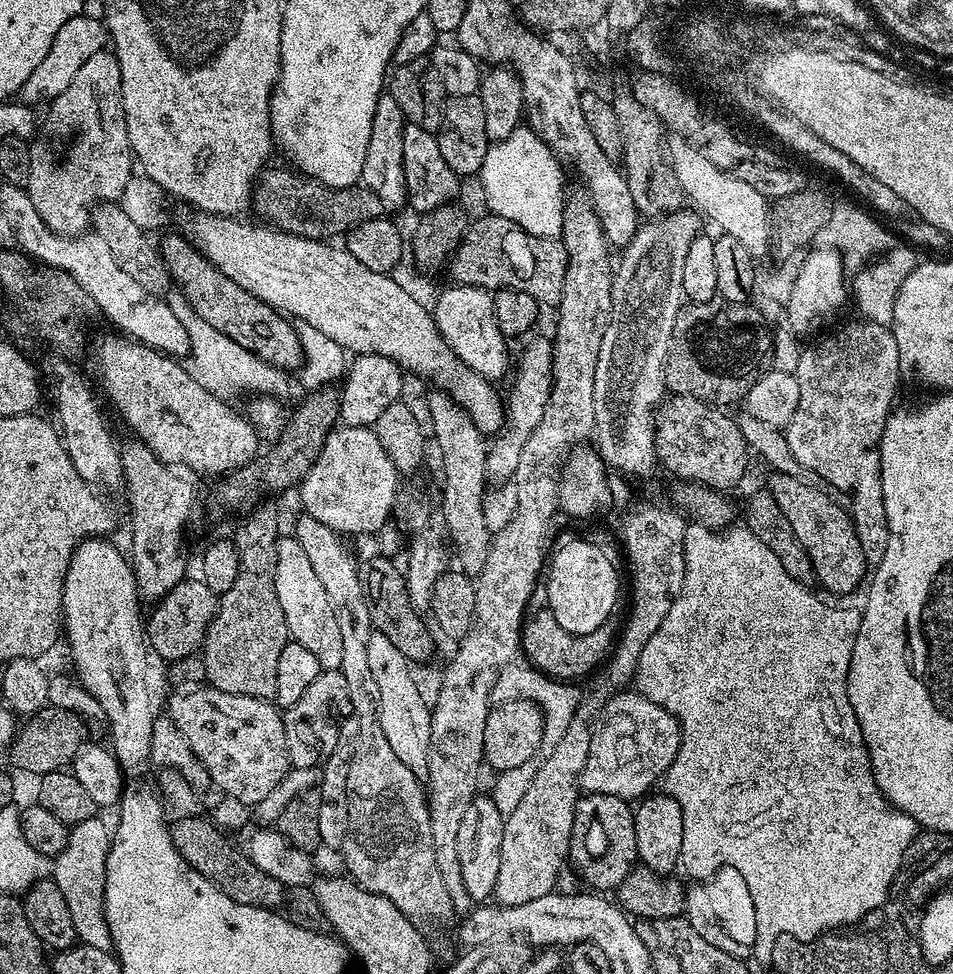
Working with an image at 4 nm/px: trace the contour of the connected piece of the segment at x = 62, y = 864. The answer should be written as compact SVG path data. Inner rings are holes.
M94 815L88 821L71 825L68 844L55 856L50 876L56 881L58 890L62 890L66 906L70 906L77 941L95 948L108 948L110 937L104 917L104 867L112 838L109 825L107 828L100 819L99 815Z

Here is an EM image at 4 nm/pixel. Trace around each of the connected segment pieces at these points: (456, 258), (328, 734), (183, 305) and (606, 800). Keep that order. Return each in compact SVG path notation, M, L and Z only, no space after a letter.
M487 213L481 220L473 219L460 245L452 253L453 281L456 284L472 284L488 291L504 288L526 293L541 307L555 307L561 298L564 282L566 253L563 243L557 239L530 235L512 220Z
M323 669L294 706L283 713L289 763L295 768L313 768L332 753L340 742L338 720L351 711L351 705L346 676L339 669Z
M174 292L172 296L170 294L168 301L171 310L177 315L178 322L186 329L189 347L188 373L204 390L209 390L216 397L227 400L232 398L233 392L246 390L252 391L252 394L281 395L280 392L286 382L283 378L285 375L279 369L258 358L244 346L239 346L238 342L215 330L210 323L203 322L180 293Z
M589 792L576 801L574 824L568 842L567 859L585 880L587 887L611 893L630 874L638 861L634 842L634 808L631 803L610 794Z

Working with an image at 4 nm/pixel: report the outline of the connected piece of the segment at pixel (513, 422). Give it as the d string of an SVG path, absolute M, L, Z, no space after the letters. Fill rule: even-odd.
M532 338L524 346L518 360L516 377L512 380L512 389L506 392L506 415L504 426L495 433L496 440L487 445L485 473L496 480L511 481L518 470L518 458L522 458L522 446L526 446L526 438L542 422L542 414L546 414L546 406L552 389L553 354L551 341L546 338Z

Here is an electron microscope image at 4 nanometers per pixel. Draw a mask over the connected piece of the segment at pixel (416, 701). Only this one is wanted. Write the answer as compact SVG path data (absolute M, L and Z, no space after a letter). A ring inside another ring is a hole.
M375 630L370 634L366 642L366 659L368 659L370 670L374 677L374 683L378 686L378 711L376 717L382 726L382 734L386 734L386 742L390 742L390 750L398 754L398 759L405 766L410 766L410 770L421 782L428 778L428 747L430 746L430 726L432 725L432 709L429 701L424 701L424 696L420 693L420 688L416 685L416 680L412 677L410 661L386 638L386 634Z

